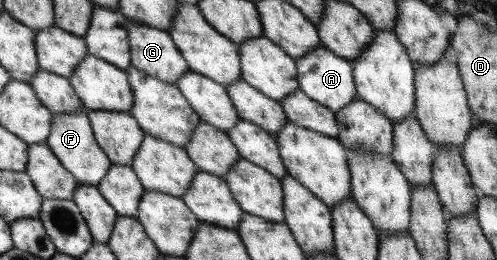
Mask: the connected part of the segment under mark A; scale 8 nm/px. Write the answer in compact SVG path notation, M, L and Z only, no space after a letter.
M323 45L314 47L302 57L294 59L294 61L297 69L298 90L318 105L327 107L333 114L357 97L351 62L334 55Z

